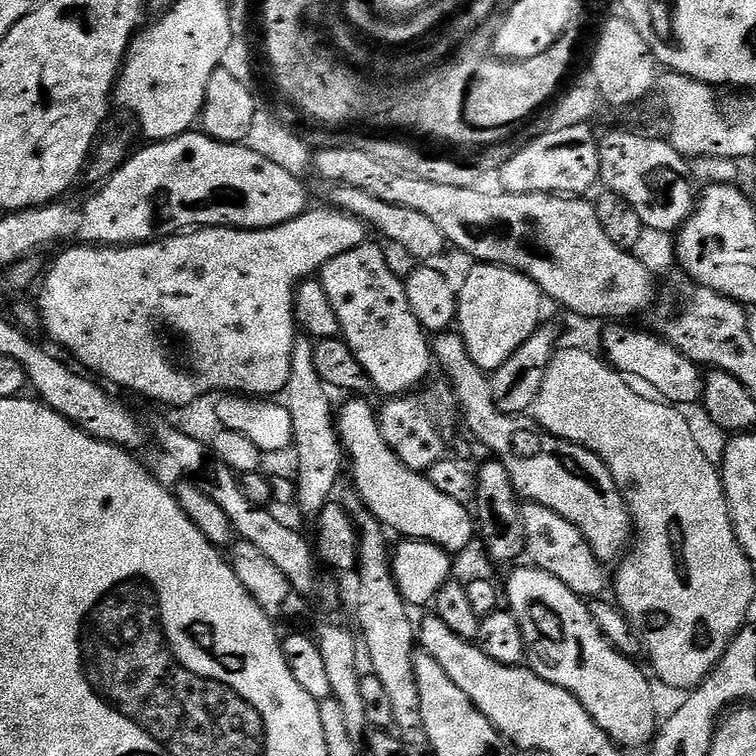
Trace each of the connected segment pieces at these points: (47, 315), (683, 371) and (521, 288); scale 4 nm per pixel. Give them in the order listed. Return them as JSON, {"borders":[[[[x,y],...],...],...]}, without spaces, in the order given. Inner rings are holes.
{"borders":[[[[335,206],[328,208],[309,207],[298,218],[290,222],[282,222],[273,228],[197,228],[181,232],[174,236],[165,236],[162,240],[151,240],[148,244],[129,244],[127,246],[68,246],[52,264],[52,269],[47,269],[40,288],[38,311],[42,321],[43,331],[48,331],[48,336],[56,344],[61,344],[74,359],[77,365],[85,364],[89,373],[97,377],[105,376],[109,385],[117,384],[120,388],[129,388],[148,400],[157,400],[165,404],[165,409],[189,406],[198,398],[208,393],[215,394],[243,394],[253,398],[276,398],[283,393],[286,382],[290,378],[290,358],[292,347],[298,335],[296,322],[296,289],[301,283],[315,277],[330,258],[338,258],[346,250],[354,250],[362,246],[369,239],[369,229],[358,218],[341,212]],[[160,328],[169,328],[176,336],[184,339],[188,347],[188,356],[192,359],[192,372],[176,365],[174,357],[168,353],[164,340],[160,337]]],[[[620,322],[605,327],[608,329],[604,332],[605,353],[603,352],[603,355],[606,357],[607,363],[633,381],[645,380],[657,392],[653,393],[661,401],[673,406],[699,405],[703,401],[704,376],[693,360],[686,359],[674,345],[669,344],[659,335],[651,336],[648,332],[639,332],[636,328],[624,327],[628,326]]],[[[500,264],[471,265],[468,277],[459,281],[456,297],[456,324],[460,337],[466,342],[466,350],[470,350],[470,358],[484,373],[491,374],[501,368],[534,334],[534,330],[542,323],[540,317],[540,287],[526,274],[503,268]]]]}

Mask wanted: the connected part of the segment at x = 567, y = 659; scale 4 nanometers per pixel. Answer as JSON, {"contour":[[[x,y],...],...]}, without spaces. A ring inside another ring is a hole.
{"contour":[[[516,566],[511,569],[512,572],[508,576],[508,581],[502,584],[502,592],[506,597],[506,608],[507,611],[511,612],[513,616],[516,617],[518,626],[522,630],[524,635],[524,646],[525,649],[536,659],[535,672],[538,673],[542,678],[546,678],[546,682],[551,684],[557,684],[562,686],[562,690],[566,690],[570,694],[574,694],[578,698],[578,702],[582,702],[582,706],[586,706],[586,710],[590,714],[590,718],[594,718],[594,722],[598,722],[598,726],[602,726],[602,730],[606,730],[608,737],[614,741],[614,743],[620,745],[621,748],[625,750],[631,750],[631,748],[640,748],[643,746],[651,745],[657,731],[658,731],[658,721],[654,712],[654,703],[651,698],[651,686],[653,681],[644,677],[644,672],[639,668],[637,661],[633,657],[626,656],[621,653],[618,649],[613,646],[610,641],[604,636],[603,631],[595,624],[594,618],[591,617],[591,610],[589,605],[585,603],[581,597],[575,596],[566,586],[562,586],[562,582],[558,582],[558,578],[554,578],[550,574],[546,574],[540,568],[534,568],[531,566],[525,566],[525,568],[520,568],[521,566]]]}

